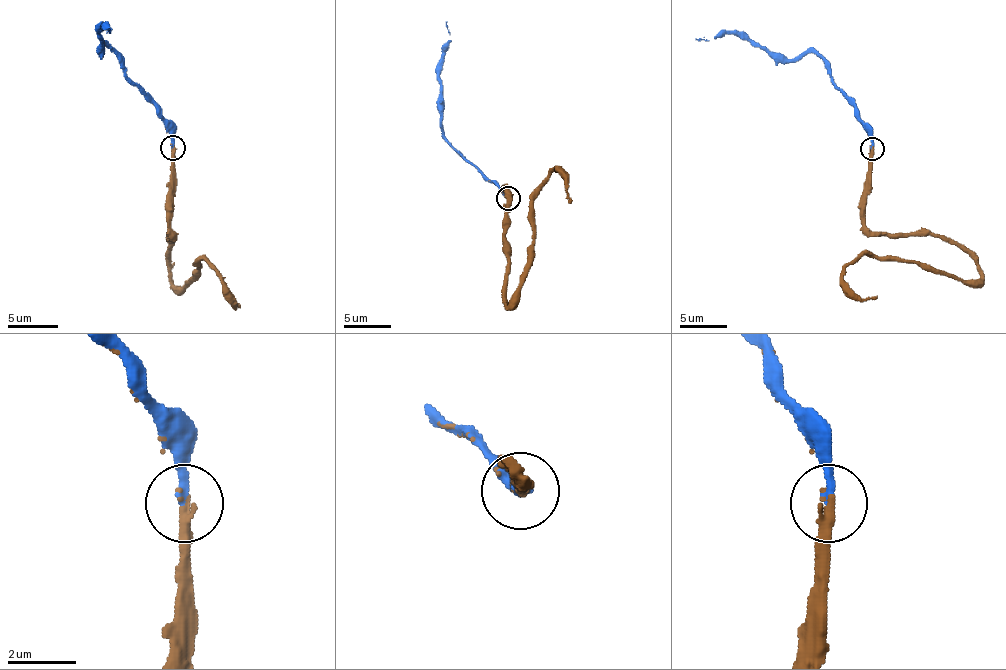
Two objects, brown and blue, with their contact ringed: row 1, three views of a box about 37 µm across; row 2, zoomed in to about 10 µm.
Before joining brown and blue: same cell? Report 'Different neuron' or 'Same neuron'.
Same neuron

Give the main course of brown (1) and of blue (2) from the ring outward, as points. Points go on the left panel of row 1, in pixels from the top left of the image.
1: (173, 147), (173, 194), (168, 239), (171, 284), (183, 286), (203, 259), (220, 276), (235, 306), (238, 304)
2: (173, 147), (173, 127), (126, 74), (123, 60), (108, 45), (101, 52), (98, 32), (103, 25), (108, 30)

